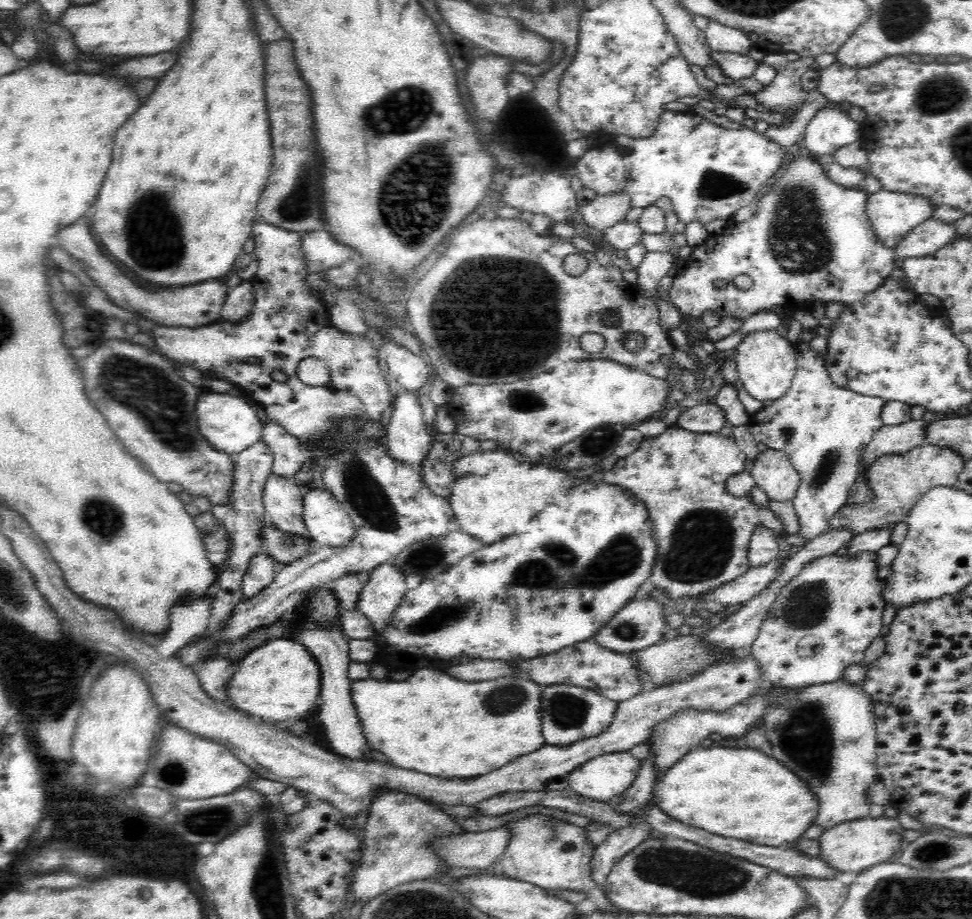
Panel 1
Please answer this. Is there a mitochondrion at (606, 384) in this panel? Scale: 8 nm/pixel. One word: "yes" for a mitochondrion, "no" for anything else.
no

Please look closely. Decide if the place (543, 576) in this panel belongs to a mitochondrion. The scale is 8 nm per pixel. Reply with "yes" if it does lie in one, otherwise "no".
yes

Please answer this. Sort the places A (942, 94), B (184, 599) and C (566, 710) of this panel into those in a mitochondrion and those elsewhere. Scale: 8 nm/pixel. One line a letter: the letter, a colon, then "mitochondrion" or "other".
A: mitochondrion
B: other
C: mitochondrion

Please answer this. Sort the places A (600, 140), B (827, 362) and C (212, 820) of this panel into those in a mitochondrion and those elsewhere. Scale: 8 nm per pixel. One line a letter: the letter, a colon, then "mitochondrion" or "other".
A: other
B: other
C: mitochondrion

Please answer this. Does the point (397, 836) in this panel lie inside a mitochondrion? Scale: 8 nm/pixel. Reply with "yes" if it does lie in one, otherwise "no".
no

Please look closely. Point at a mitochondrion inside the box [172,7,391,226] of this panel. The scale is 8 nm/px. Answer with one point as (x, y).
(299, 203)

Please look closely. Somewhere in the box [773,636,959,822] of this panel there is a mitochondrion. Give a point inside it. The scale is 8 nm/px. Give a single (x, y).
(805, 737)

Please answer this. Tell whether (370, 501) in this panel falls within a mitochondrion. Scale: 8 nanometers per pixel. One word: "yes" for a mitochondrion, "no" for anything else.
yes

